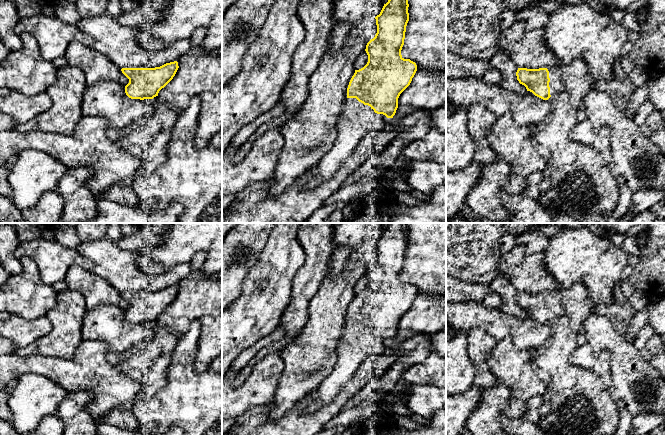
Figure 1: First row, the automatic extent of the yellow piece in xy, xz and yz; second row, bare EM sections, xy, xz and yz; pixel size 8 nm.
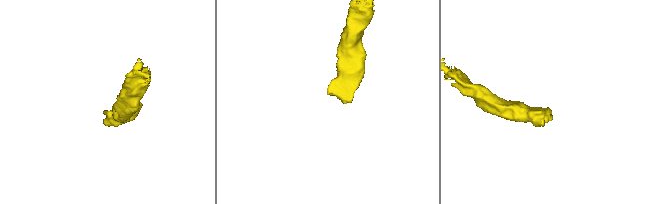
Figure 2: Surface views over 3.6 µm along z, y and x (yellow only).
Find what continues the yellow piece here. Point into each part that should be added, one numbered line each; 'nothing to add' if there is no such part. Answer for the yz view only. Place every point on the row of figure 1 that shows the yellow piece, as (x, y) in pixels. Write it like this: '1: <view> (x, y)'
1: yz (575, 78)

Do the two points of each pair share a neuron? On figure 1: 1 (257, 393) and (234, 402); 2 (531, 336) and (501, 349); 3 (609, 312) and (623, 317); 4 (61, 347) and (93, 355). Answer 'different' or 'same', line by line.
1: same
2: different
3: same
4: different

